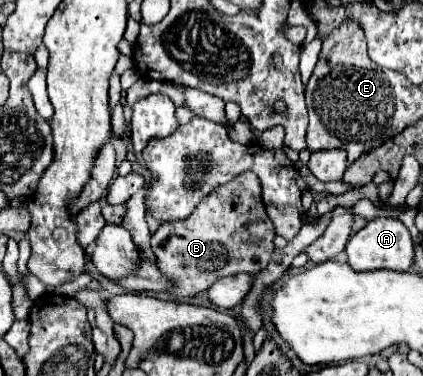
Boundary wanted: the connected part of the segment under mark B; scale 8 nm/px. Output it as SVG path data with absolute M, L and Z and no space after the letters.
M244 172L234 180L230 180L228 184L218 186L204 200L204 204L198 204L198 208L186 220L162 224L152 234L152 250L158 258L156 266L176 284L170 294L174 298L184 298L206 292L220 278L240 272L248 272L248 274L262 272L268 266L268 260L274 252L274 236L276 236L274 224L266 214L264 202L260 200L260 180L254 172Z

